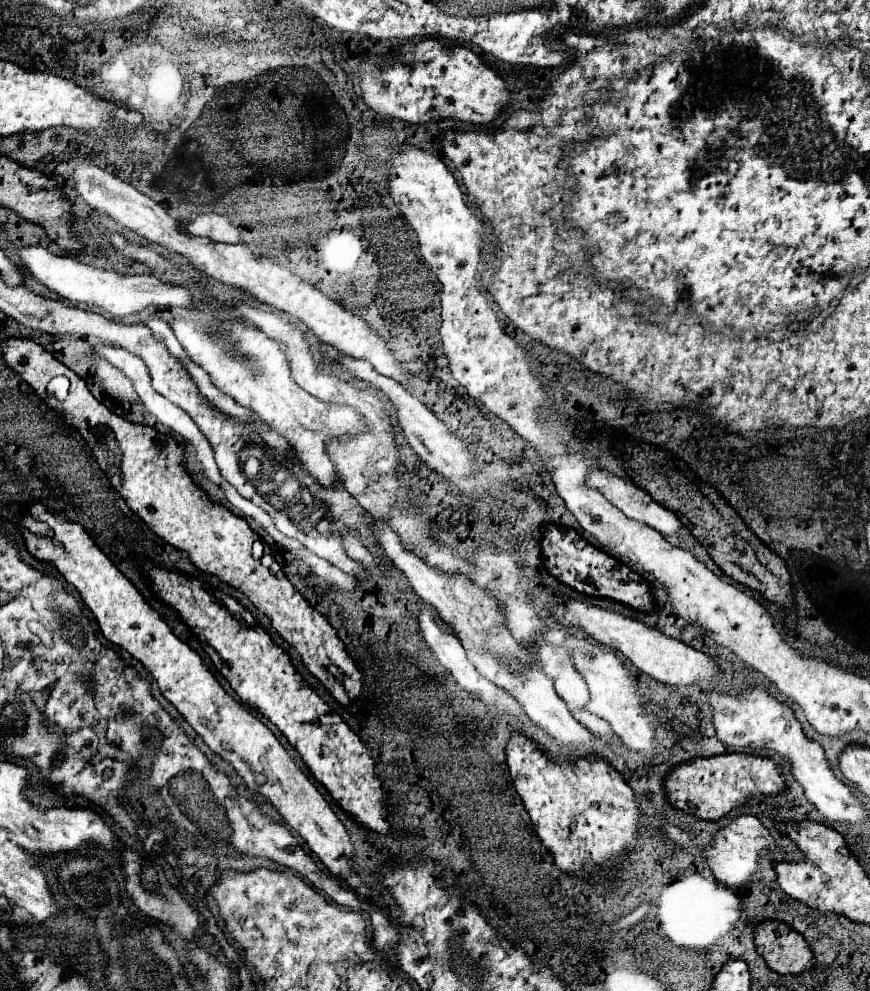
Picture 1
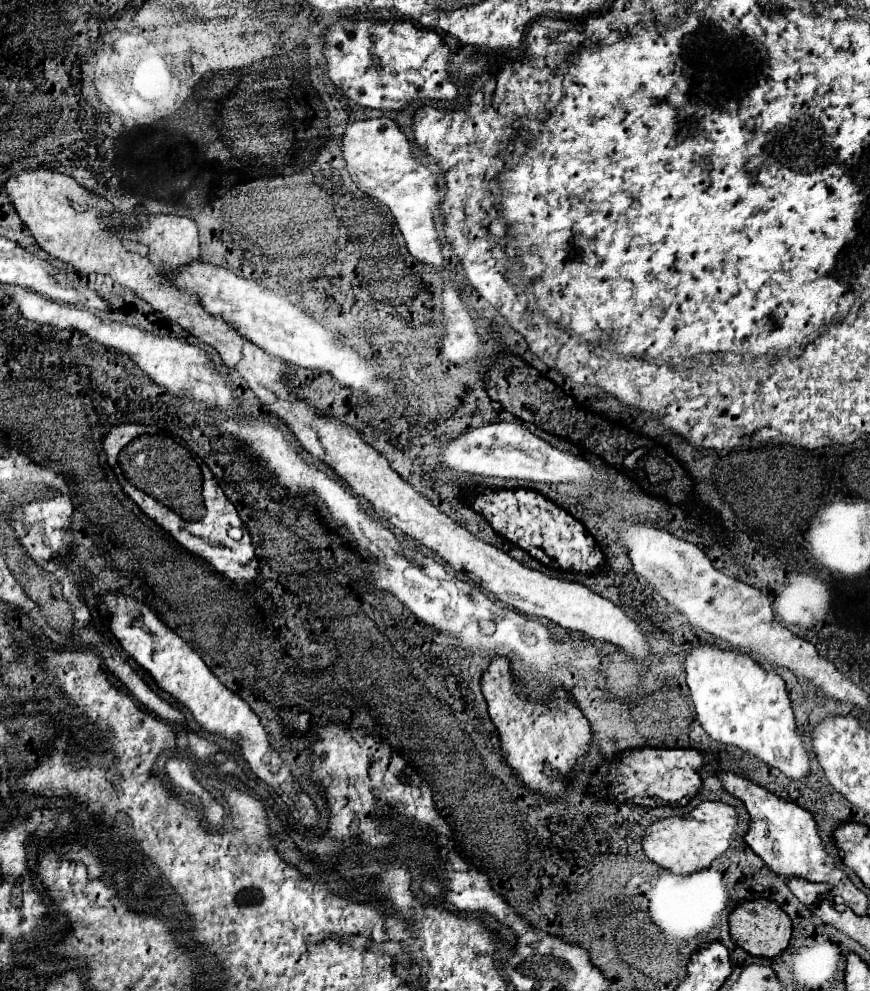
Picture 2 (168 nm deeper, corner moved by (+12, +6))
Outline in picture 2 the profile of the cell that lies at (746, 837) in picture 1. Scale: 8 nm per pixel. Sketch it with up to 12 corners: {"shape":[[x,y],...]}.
{"shape":[[702,802],[652,824],[646,856],[674,874],[708,868],[730,848],[738,814]]}

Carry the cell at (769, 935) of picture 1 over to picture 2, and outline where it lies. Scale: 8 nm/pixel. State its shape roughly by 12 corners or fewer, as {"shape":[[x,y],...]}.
{"shape":[[740,902],[730,936],[752,956],[780,956],[792,922],[776,902]]}

